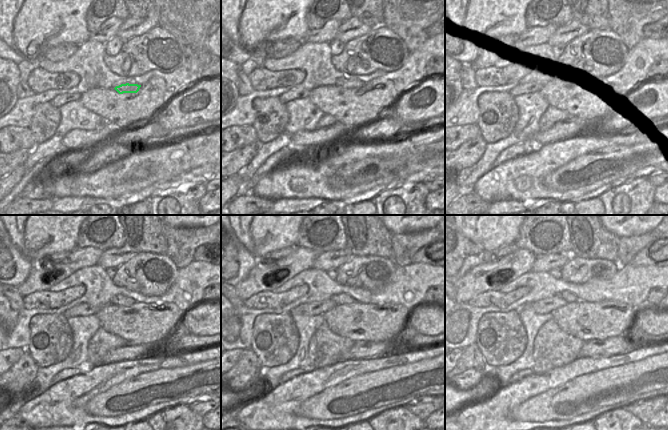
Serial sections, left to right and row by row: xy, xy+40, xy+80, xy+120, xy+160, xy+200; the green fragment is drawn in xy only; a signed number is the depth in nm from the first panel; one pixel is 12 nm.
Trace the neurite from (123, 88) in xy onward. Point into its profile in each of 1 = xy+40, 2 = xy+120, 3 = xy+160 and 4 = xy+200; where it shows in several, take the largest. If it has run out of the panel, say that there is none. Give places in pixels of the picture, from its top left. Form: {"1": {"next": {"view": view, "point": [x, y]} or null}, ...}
{"1": {"next": {"view": "xy+40", "point": [353, 82]}}, "2": {"next": {"view": "xy+120", "point": [119, 299]}}, "3": {"next": {"view": "xy+160", "point": [340, 299]}}, "4": {"next": {"view": "xy+200", "point": [567, 296]}}}

